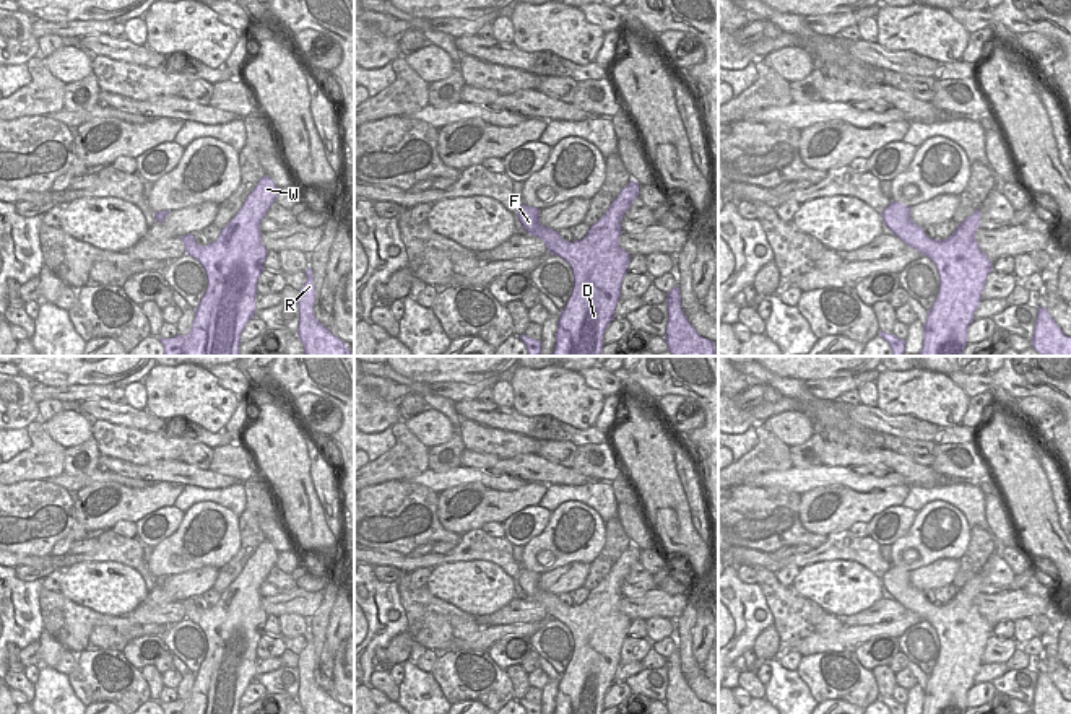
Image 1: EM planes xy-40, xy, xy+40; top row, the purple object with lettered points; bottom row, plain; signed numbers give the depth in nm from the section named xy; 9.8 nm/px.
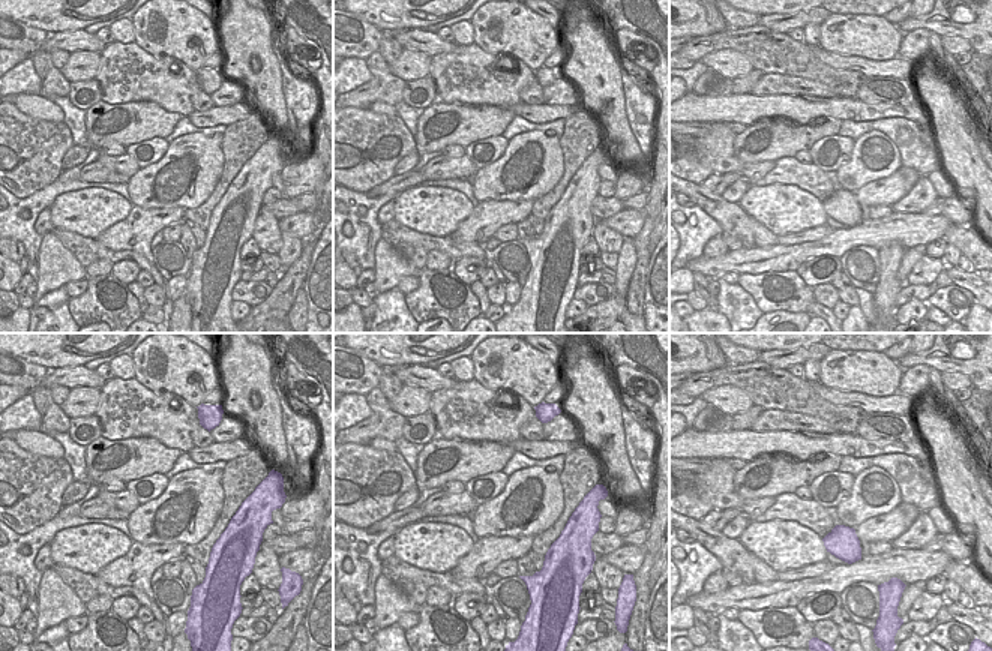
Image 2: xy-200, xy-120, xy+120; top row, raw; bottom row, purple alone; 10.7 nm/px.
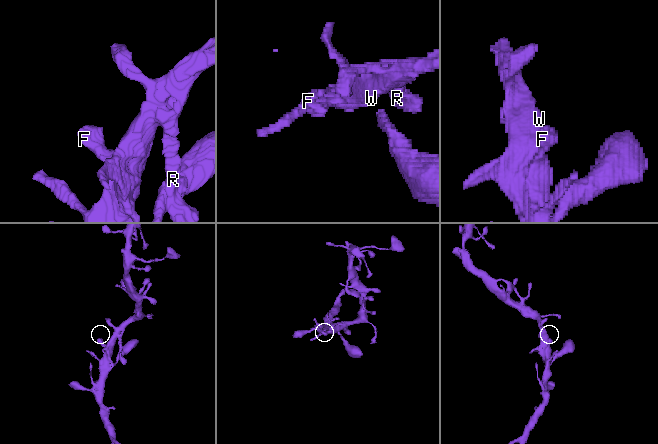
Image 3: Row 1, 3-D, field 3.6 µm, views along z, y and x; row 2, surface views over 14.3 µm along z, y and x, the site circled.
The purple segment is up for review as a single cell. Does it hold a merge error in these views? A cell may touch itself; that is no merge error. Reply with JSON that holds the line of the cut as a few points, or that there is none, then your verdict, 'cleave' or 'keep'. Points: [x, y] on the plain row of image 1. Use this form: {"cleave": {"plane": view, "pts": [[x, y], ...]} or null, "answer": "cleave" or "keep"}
{"cleave": null, "answer": "keep"}

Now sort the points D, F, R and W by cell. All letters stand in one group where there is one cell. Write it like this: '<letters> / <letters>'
D F R W

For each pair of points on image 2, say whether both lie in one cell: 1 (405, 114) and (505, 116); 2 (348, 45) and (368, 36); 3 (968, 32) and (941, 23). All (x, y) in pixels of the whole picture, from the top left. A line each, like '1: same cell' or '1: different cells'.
1: different cells
2: same cell
3: same cell

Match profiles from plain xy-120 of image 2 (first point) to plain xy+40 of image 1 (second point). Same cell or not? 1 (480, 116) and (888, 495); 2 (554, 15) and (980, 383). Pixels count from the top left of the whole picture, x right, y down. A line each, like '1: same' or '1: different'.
1: same
2: same

